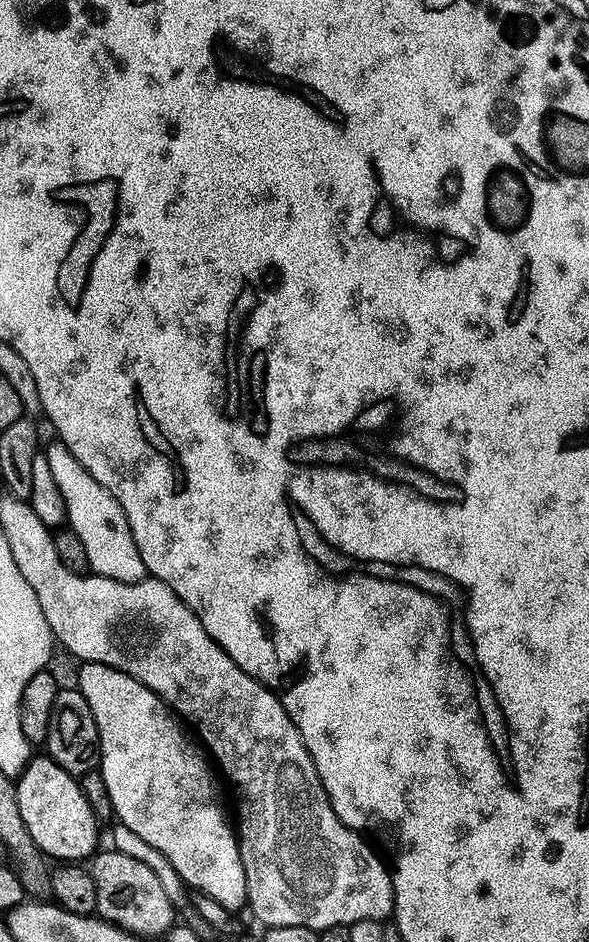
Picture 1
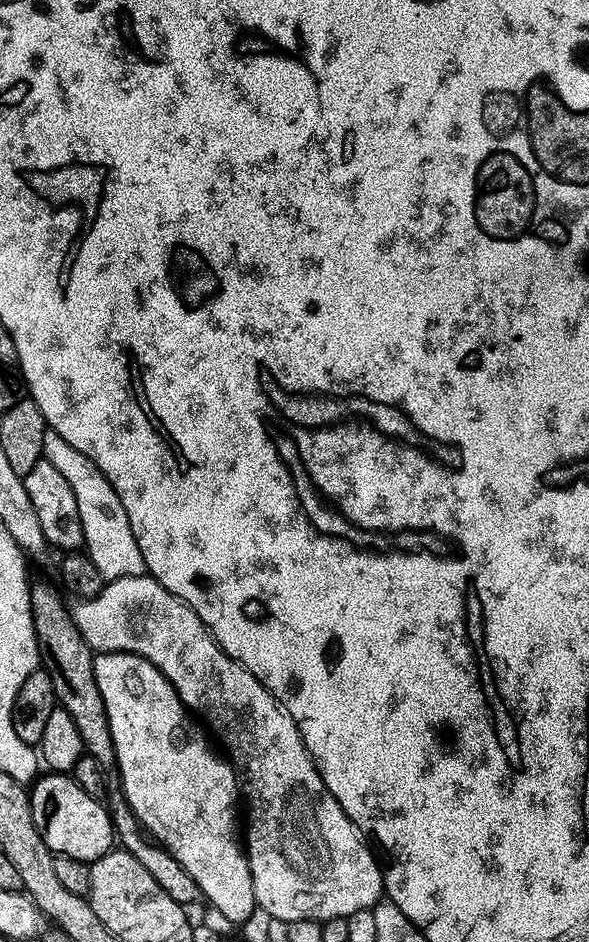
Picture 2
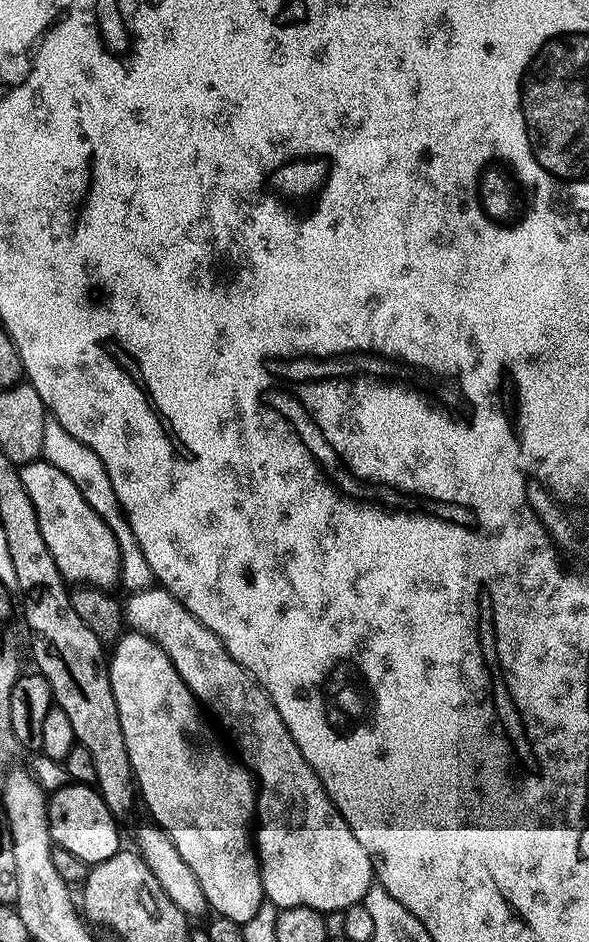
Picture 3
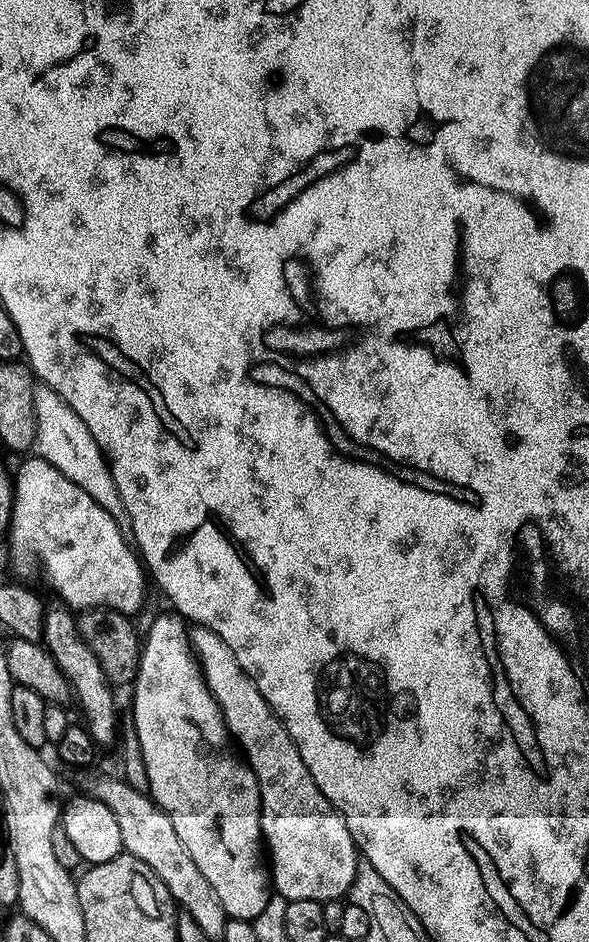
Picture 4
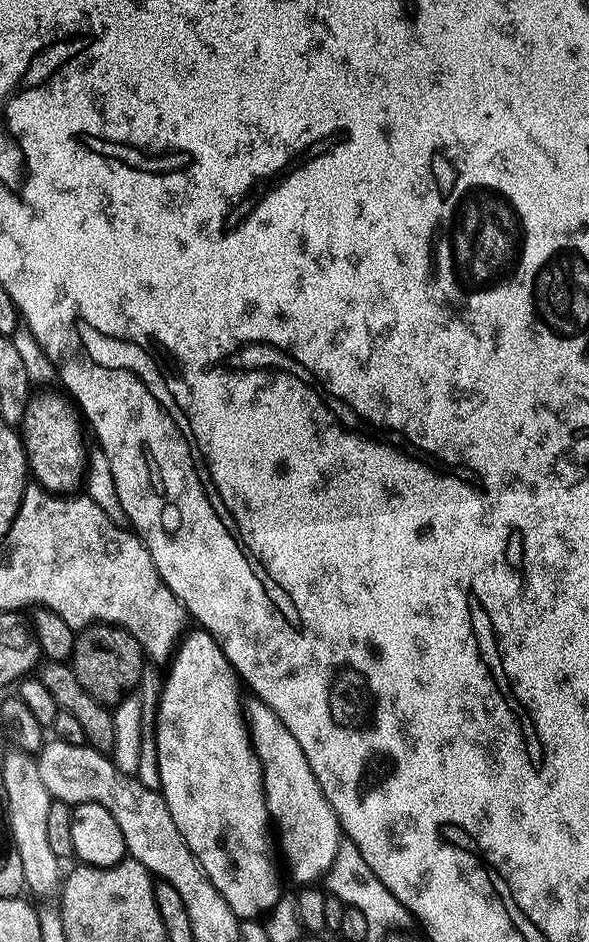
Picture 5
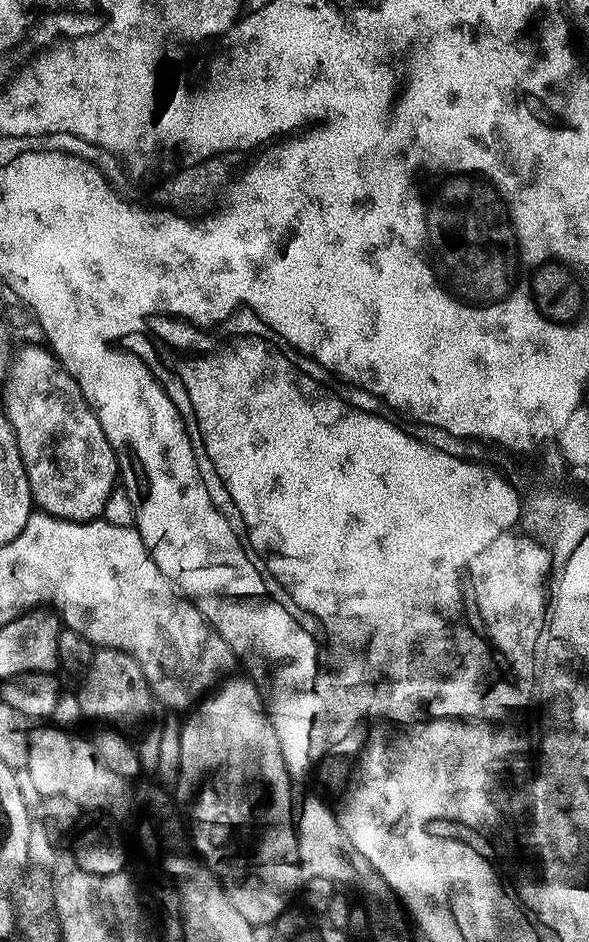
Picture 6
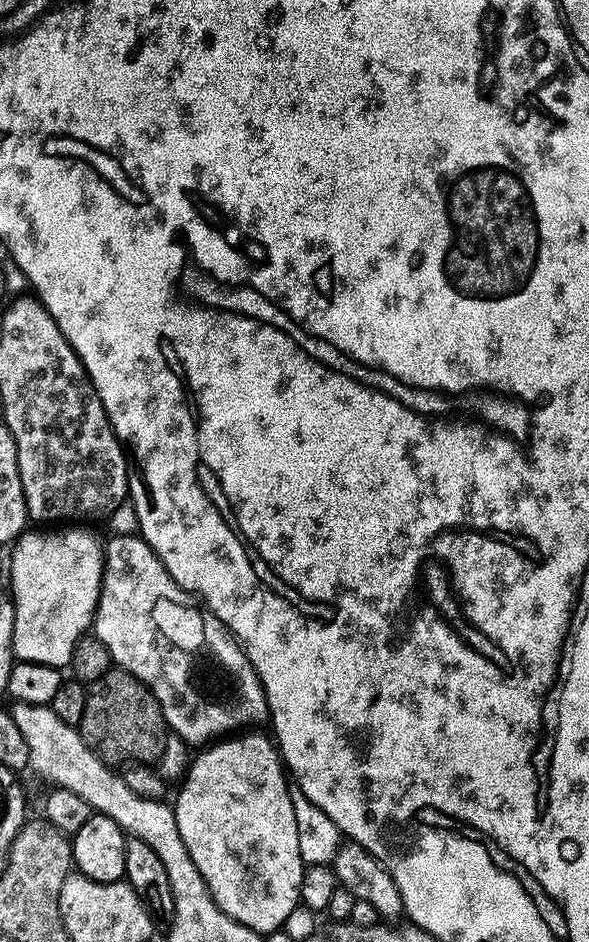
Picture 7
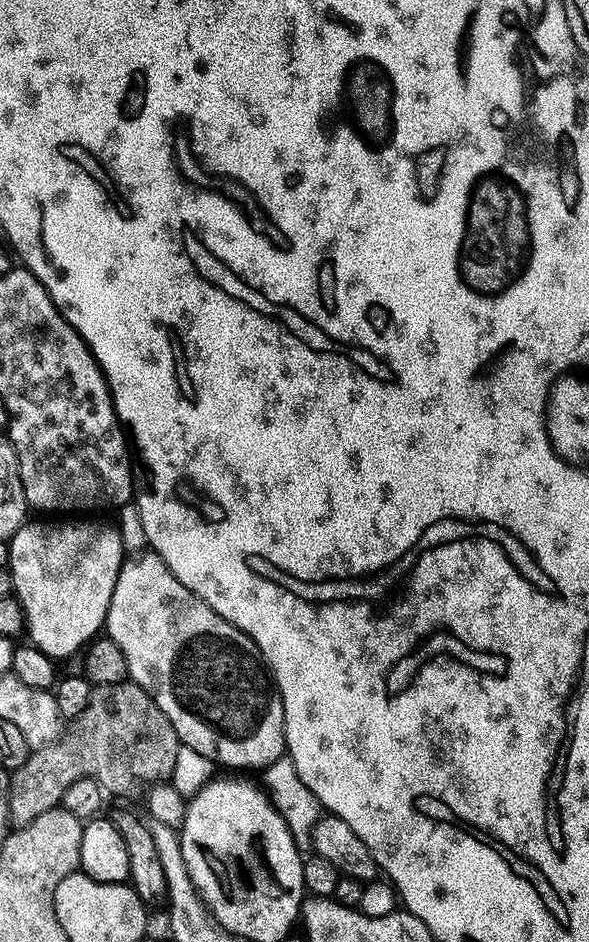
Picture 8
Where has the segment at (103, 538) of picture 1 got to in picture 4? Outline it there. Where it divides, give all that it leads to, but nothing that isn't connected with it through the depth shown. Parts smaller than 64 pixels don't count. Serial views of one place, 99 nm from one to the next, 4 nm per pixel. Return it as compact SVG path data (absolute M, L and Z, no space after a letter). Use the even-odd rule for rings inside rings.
M37 383L34 390L34 414L36 415L36 442L34 445L35 455L41 456L50 466L54 466L60 472L64 473L74 486L82 486L86 494L118 526L118 530L129 538L134 534L134 526L130 522L130 514L126 514L126 506L122 506L122 498L118 494L118 486L114 482L112 472L108 469L108 459L104 457L103 450L94 442L94 434L86 430L86 422L70 410L70 406L59 396L50 386Z

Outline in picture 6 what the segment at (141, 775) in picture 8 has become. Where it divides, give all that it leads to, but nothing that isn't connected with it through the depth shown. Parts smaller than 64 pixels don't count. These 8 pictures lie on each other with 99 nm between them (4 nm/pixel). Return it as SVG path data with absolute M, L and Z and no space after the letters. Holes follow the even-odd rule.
M97 647L92 653L90 666L84 669L79 680L76 697L78 702L82 702L82 714L89 721L101 720L101 725L129 730L142 723L152 712L154 697L142 674L142 666L138 666L134 657L122 650Z

